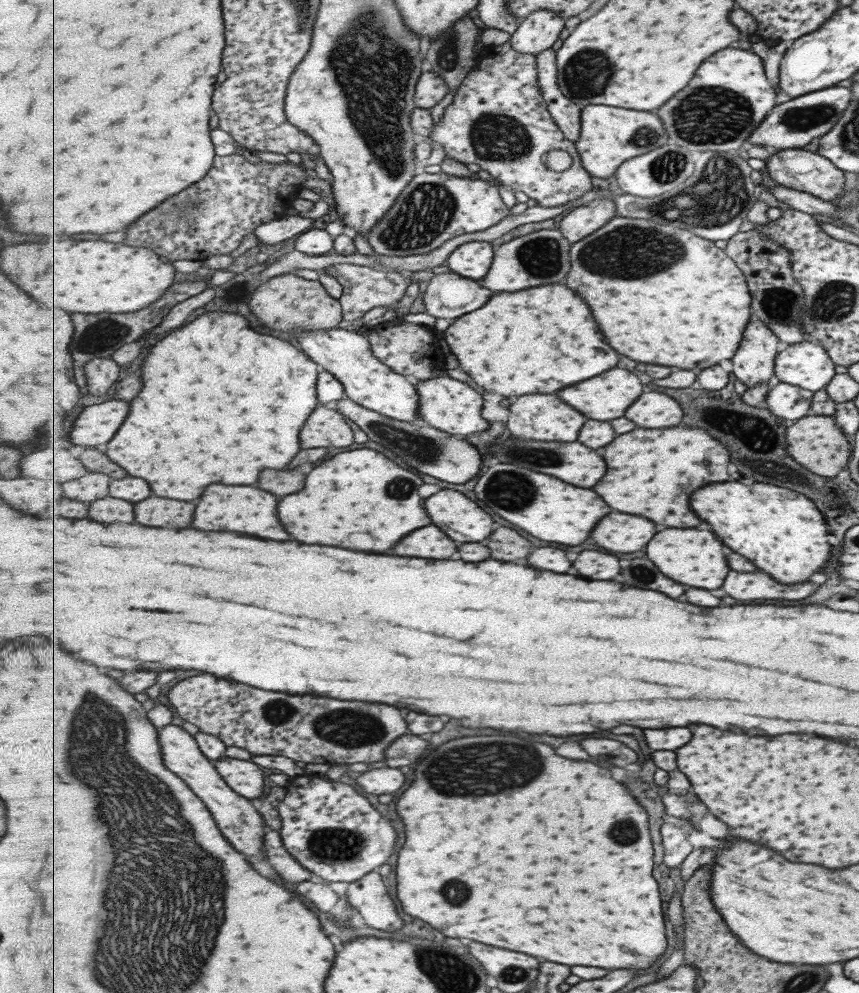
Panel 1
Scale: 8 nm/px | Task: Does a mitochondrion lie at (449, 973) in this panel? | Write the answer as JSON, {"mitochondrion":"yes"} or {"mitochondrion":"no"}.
{"mitochondrion":"yes"}

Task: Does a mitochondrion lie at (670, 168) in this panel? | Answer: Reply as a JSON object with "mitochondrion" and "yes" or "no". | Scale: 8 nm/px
{"mitochondrion":"yes"}

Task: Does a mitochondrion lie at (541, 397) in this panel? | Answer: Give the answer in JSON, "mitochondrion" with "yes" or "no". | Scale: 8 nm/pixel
{"mitochondrion":"no"}

